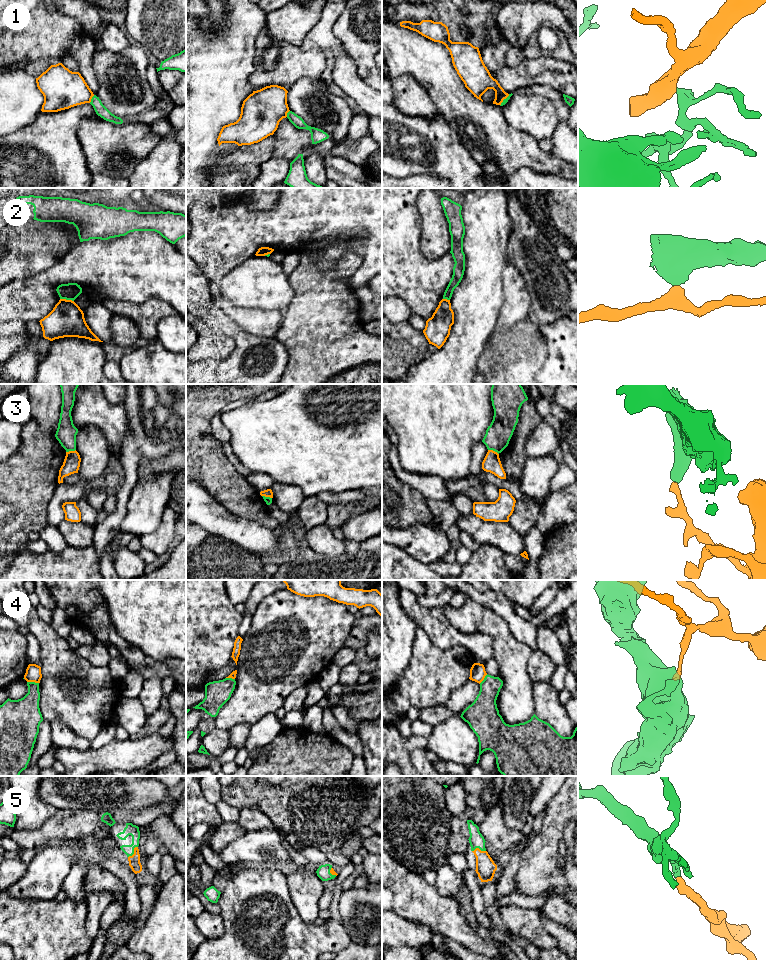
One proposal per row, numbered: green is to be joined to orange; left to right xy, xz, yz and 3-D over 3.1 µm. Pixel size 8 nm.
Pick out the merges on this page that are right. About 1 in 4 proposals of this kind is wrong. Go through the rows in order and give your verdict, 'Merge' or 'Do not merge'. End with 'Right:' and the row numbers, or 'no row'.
1: Do not merge
2: Do not merge
3: Do not merge
4: Do not merge
5: Merge
Right: 5

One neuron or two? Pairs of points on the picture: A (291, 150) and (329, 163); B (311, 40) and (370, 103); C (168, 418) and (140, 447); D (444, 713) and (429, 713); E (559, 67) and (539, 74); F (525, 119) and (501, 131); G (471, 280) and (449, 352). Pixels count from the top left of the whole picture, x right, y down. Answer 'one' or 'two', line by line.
A: one
B: one
C: one
D: one
E: one
F: two
G: one

